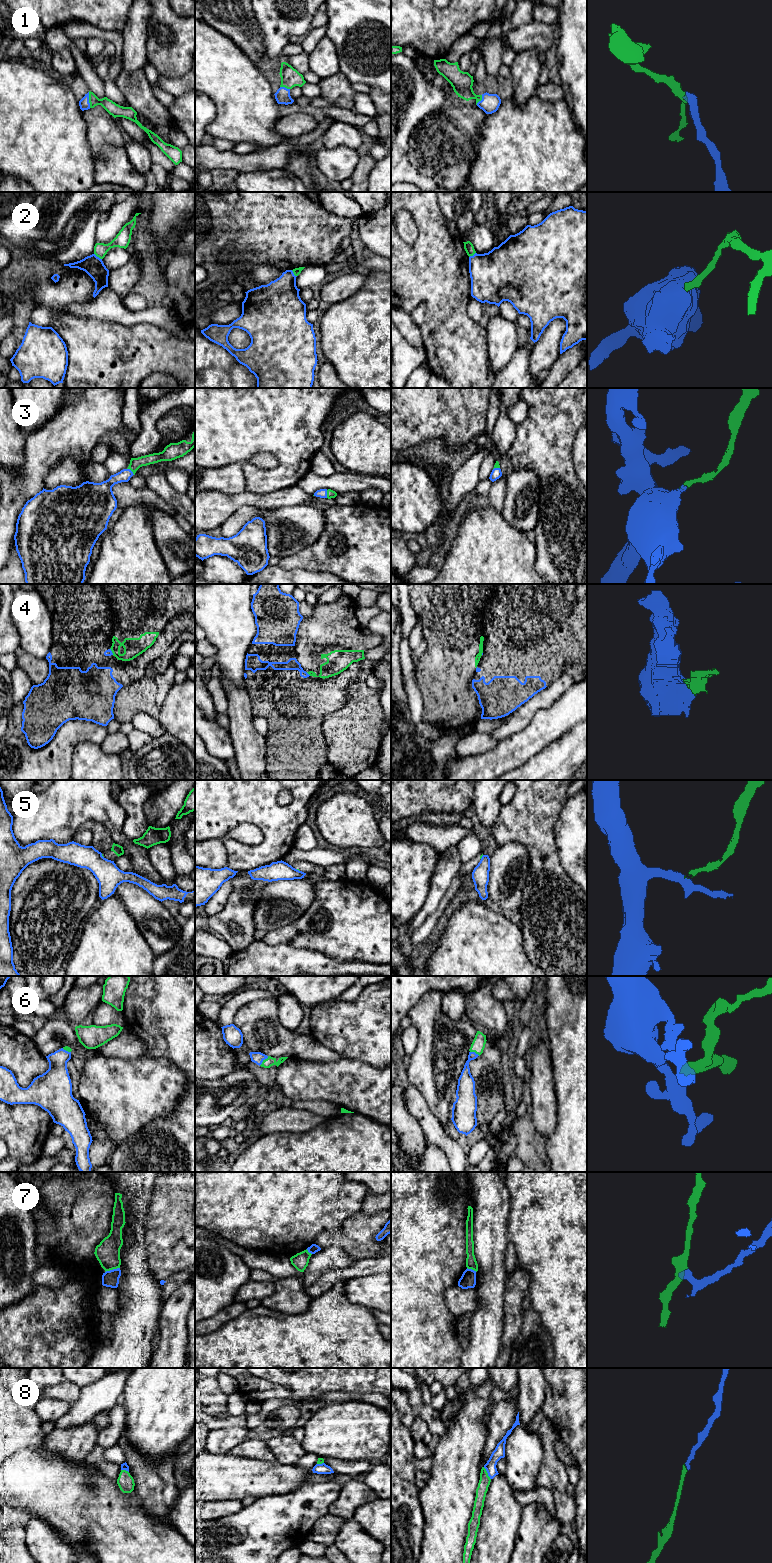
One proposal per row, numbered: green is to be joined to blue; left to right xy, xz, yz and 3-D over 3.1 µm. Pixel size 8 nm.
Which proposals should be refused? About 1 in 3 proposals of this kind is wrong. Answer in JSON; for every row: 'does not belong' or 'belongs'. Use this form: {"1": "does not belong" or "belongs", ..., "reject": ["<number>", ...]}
{"1": "belongs", "2": "does not belong", "3": "belongs", "4": "does not belong", "5": "does not belong", "6": "belongs", "7": "does not belong", "8": "belongs", "reject": ["2", "4", "5", "7"]}

